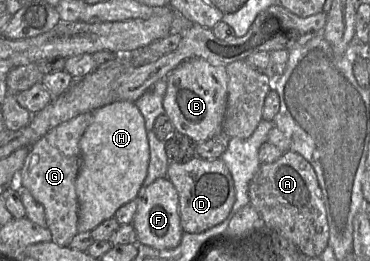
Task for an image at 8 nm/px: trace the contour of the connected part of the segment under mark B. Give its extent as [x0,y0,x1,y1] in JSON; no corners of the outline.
[163,59,228,143]

